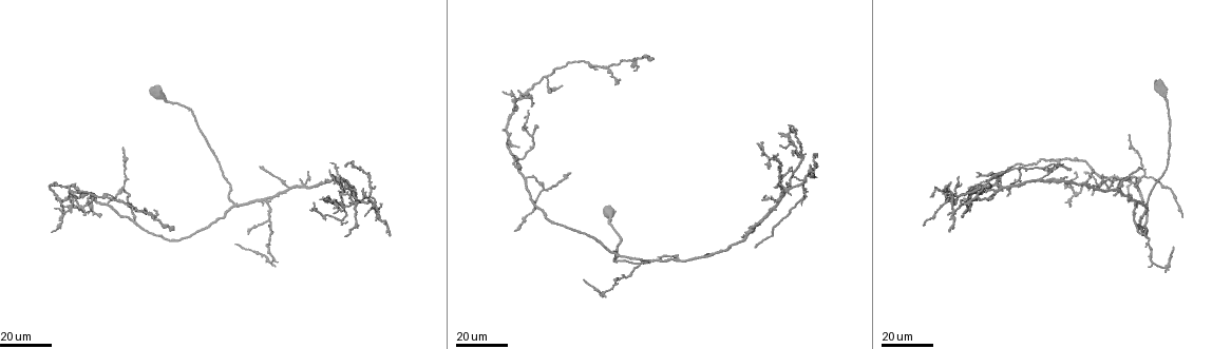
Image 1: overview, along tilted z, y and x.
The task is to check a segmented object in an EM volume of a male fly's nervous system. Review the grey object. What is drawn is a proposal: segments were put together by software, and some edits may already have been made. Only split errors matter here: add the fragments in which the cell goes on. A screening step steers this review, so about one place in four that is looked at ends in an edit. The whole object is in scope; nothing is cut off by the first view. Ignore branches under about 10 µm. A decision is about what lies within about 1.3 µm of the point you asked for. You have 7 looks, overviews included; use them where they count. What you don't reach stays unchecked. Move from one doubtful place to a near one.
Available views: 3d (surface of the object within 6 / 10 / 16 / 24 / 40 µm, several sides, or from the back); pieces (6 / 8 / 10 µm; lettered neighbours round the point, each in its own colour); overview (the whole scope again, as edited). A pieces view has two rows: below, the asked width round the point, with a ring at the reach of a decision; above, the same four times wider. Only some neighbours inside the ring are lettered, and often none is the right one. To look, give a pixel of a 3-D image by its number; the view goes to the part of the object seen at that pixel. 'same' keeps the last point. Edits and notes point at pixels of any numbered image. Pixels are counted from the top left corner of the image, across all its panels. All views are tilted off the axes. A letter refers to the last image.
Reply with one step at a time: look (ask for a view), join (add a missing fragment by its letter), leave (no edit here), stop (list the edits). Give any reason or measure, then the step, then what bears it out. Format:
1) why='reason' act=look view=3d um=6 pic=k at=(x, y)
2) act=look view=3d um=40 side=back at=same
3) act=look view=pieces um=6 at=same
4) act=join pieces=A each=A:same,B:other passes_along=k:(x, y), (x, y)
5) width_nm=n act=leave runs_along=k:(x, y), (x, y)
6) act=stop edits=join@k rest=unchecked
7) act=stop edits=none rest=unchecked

why='branch stops here' act=look view=3d um=16 pic=1 at=(347, 235)

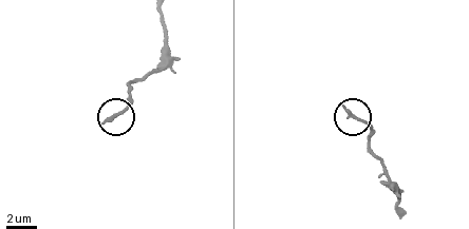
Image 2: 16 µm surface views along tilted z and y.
act=look view=pieces um=6 pic=2 at=(102, 123)

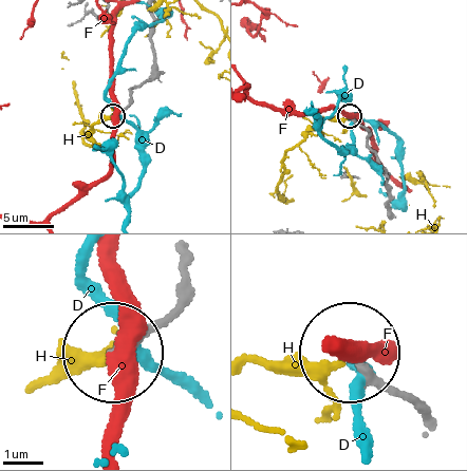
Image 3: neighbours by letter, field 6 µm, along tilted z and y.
width_nm=160 act=leave each=D:other,F:other,H:other runs_along=3:(152, 16), (152, 78), (130, 89), (129, 101), (115, 114) found='none of them fits'

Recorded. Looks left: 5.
why='thin end' act=look view=3d um=16 pic=1 at=(768, 167)

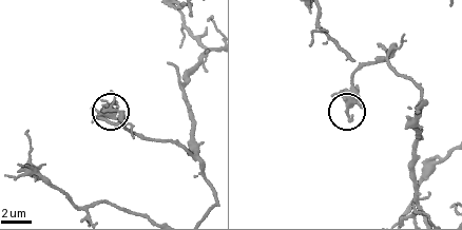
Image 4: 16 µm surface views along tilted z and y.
act=look view=pieces um=8 pic=4 at=(350, 120)

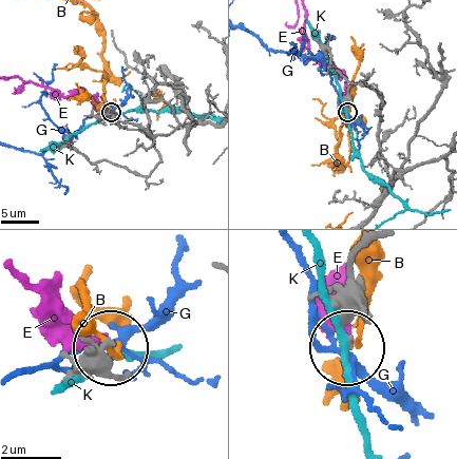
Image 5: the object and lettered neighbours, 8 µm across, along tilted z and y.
width_nm=180 act=leave each=B:other,E:other,G:other,K:other found='no lettered fragment goes on from it'

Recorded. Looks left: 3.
why='free end' act=look view=3d um=16 pic=1 at=(951, 231)

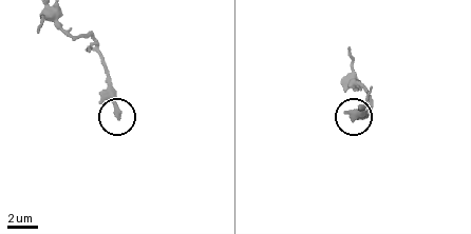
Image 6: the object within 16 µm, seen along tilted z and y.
act=look view=pieces um=8 pic=6 at=(118, 118)

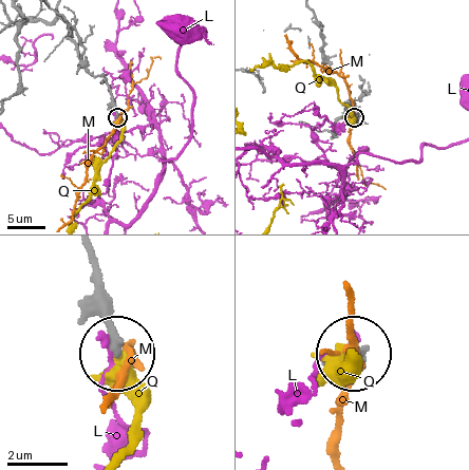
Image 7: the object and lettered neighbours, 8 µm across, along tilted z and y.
width_nm=290 act=leave each=L:other,M:other,Q:other found='no lettered fragment goes on from it'

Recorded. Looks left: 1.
act=stop edits=none rest=unchecked

